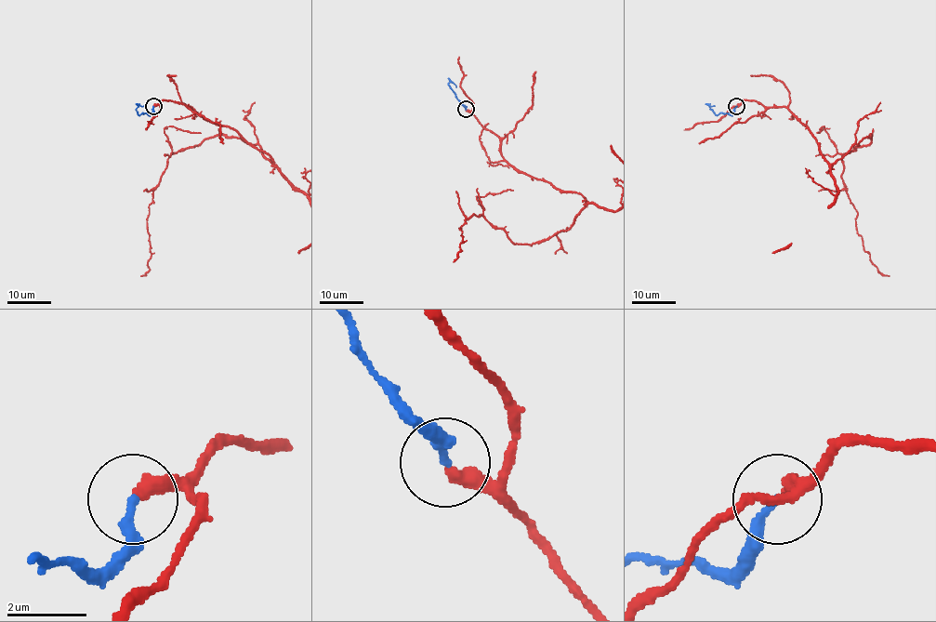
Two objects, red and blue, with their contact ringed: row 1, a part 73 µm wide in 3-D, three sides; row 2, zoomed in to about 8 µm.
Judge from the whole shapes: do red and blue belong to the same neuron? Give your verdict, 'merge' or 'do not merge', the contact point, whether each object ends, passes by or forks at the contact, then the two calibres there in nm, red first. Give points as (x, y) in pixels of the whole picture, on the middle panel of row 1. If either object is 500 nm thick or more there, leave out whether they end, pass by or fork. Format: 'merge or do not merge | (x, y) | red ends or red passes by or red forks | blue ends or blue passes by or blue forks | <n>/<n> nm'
merge | (466, 109) | red ends | blue ends | 360/240 nm

